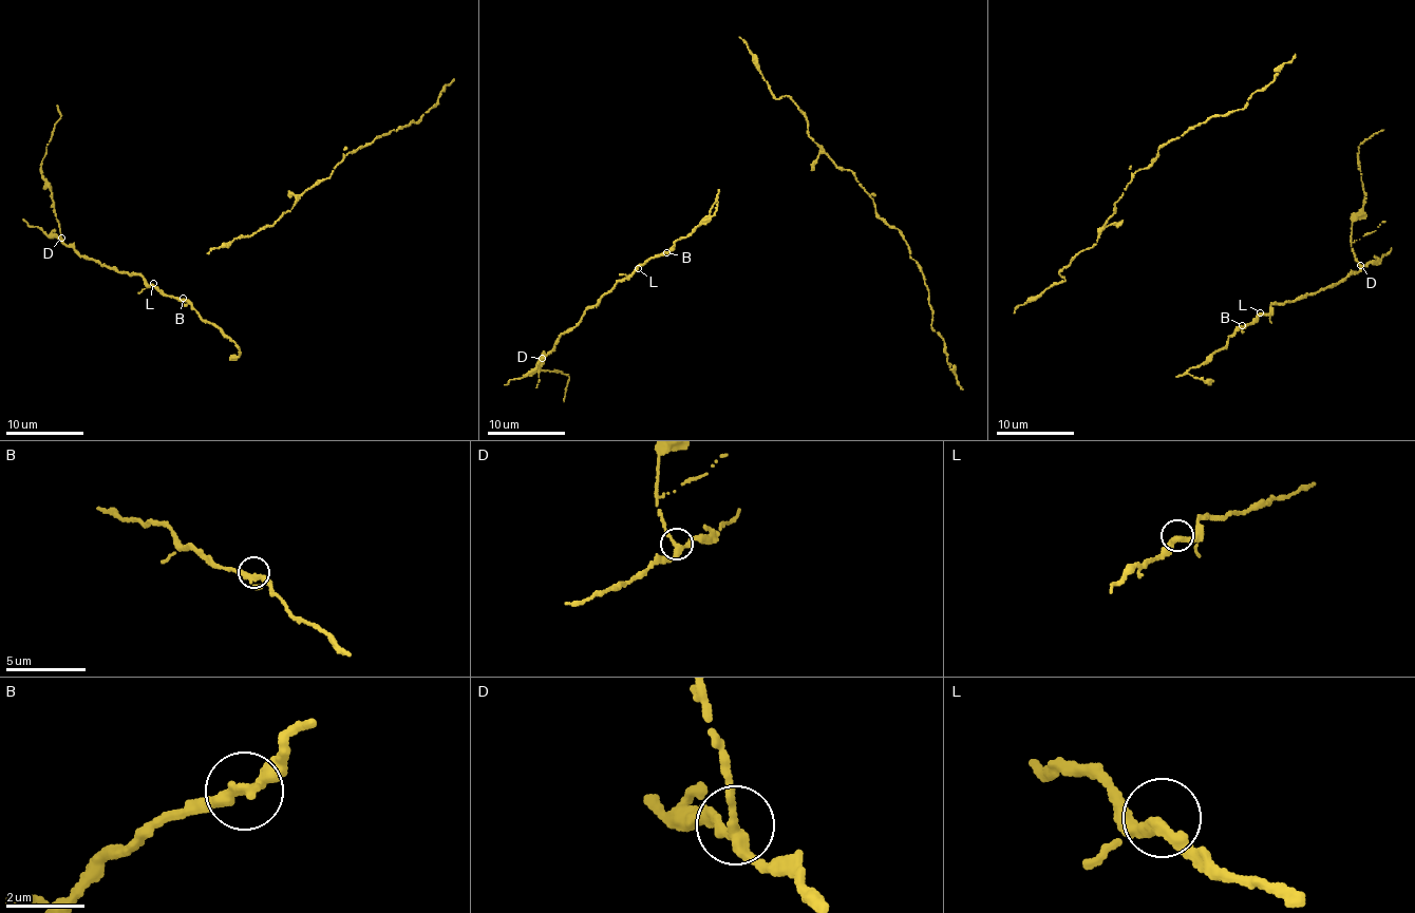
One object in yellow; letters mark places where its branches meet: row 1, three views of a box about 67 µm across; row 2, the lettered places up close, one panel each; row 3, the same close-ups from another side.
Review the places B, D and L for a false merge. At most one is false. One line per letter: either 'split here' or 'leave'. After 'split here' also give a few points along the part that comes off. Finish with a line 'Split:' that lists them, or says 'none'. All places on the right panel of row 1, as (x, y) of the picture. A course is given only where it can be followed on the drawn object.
B: leave
D: split here | (1361, 265), (1351, 247), (1351, 221), (1363, 206), (1358, 148), (1384, 129)
L: leave
Split: D

